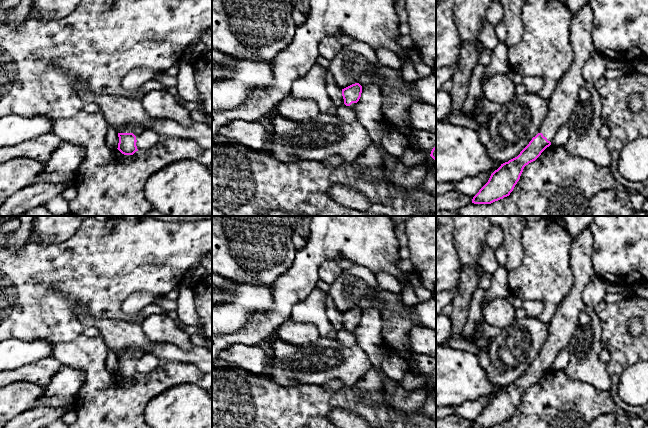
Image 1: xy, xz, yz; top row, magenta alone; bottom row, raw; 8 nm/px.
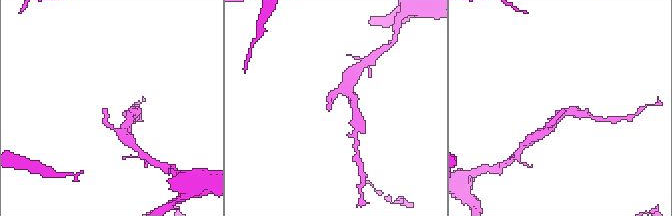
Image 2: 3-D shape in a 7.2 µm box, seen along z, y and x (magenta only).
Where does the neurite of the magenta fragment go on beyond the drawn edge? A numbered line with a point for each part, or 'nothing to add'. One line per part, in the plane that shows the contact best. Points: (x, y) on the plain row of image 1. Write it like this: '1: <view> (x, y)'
1: xy (136, 354)

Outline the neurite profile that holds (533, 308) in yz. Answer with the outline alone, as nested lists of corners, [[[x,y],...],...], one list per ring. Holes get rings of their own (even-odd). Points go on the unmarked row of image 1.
[[[524,300],[522,308],[526,311],[528,318],[538,318],[543,311],[544,305],[541,301]]]

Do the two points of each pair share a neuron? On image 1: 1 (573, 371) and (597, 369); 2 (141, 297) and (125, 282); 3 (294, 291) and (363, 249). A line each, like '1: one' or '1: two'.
1: one
2: two
3: one

